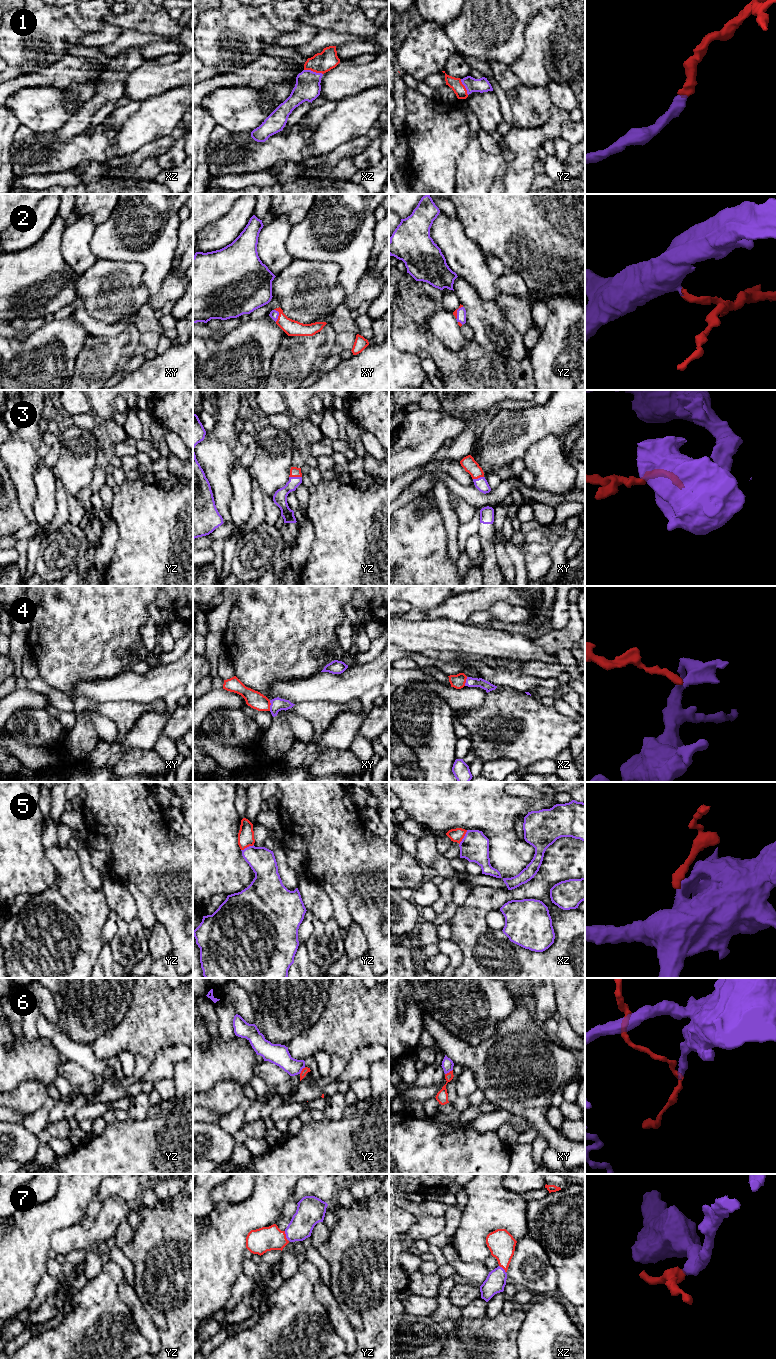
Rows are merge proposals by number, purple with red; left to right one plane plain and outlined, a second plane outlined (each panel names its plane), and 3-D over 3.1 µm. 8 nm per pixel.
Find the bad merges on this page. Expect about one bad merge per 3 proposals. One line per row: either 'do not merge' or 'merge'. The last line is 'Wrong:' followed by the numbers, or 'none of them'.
1: merge
2: merge
3: merge
4: do not merge
5: do not merge
6: do not merge
7: merge
Wrong: 4, 5, 6

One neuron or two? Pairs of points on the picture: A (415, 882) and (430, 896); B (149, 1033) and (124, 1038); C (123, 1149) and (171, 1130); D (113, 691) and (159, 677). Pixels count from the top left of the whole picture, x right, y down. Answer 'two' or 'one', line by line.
A: two
B: one
C: one
D: one

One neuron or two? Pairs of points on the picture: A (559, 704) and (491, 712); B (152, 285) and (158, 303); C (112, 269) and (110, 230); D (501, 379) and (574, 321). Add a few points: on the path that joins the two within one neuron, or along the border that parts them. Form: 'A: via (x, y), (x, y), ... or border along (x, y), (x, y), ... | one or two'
A: border along (553, 705), (562, 714), (573, 718) | two
B: border along (168, 273), (162, 287), (150, 296) | two
C: border along (98, 259), (136, 261) | two
D: border along (528, 352), (535, 379) | two

